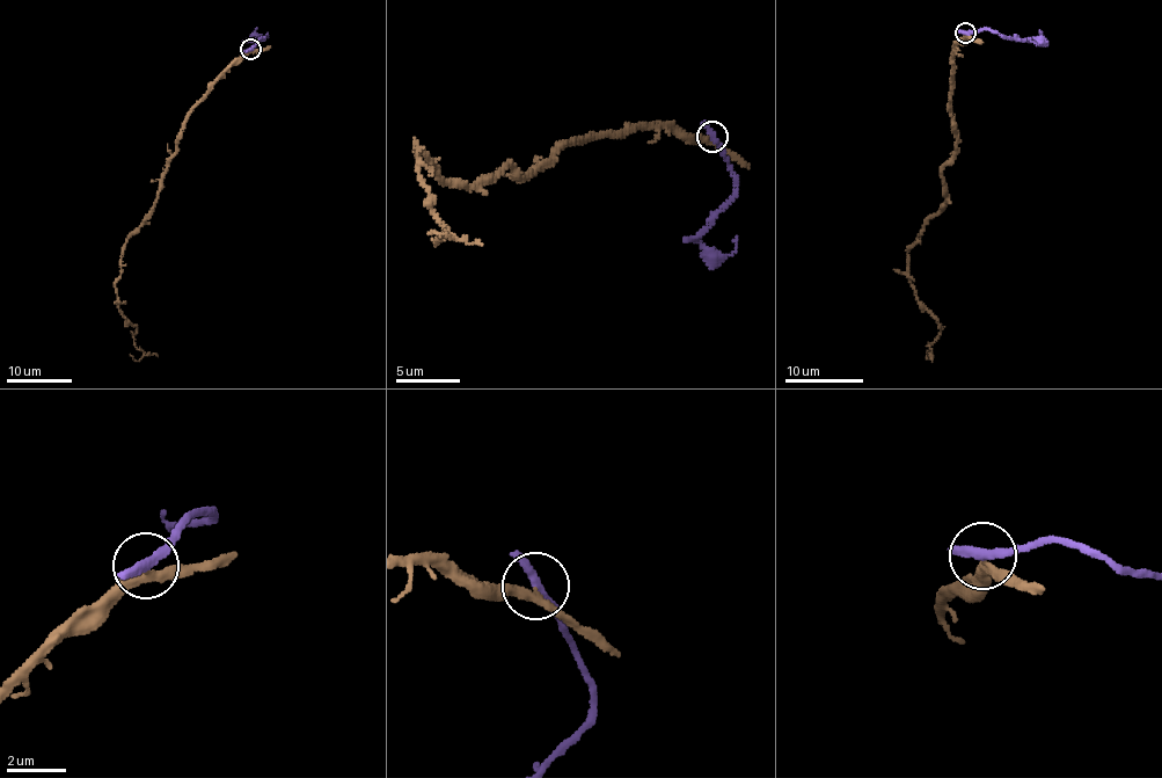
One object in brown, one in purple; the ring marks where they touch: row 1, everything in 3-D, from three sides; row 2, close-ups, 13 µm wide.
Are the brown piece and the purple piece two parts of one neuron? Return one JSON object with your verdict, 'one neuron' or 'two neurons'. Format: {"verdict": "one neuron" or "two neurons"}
{"verdict": "two neurons"}

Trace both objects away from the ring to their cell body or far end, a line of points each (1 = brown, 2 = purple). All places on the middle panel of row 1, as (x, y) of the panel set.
1: (710, 136), (593, 137), (527, 177), (508, 165), (460, 188), (417, 152), (437, 244), (454, 239), (429, 233)
2: (710, 136), (724, 157), (733, 186), (698, 239), (729, 255), (737, 235)

